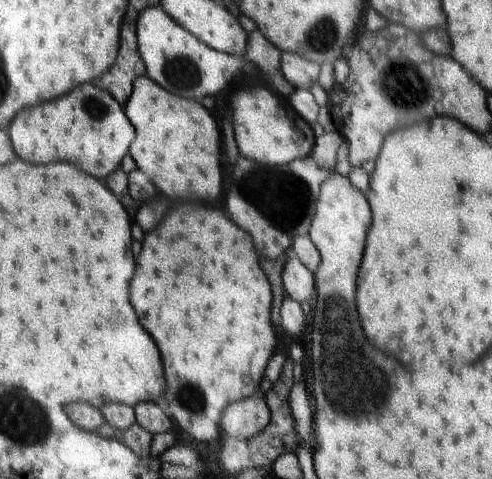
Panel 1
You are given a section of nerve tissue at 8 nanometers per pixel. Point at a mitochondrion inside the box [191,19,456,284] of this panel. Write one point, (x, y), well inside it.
(411, 94)

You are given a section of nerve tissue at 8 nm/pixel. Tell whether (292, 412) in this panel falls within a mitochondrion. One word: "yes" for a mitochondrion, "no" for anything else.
no

